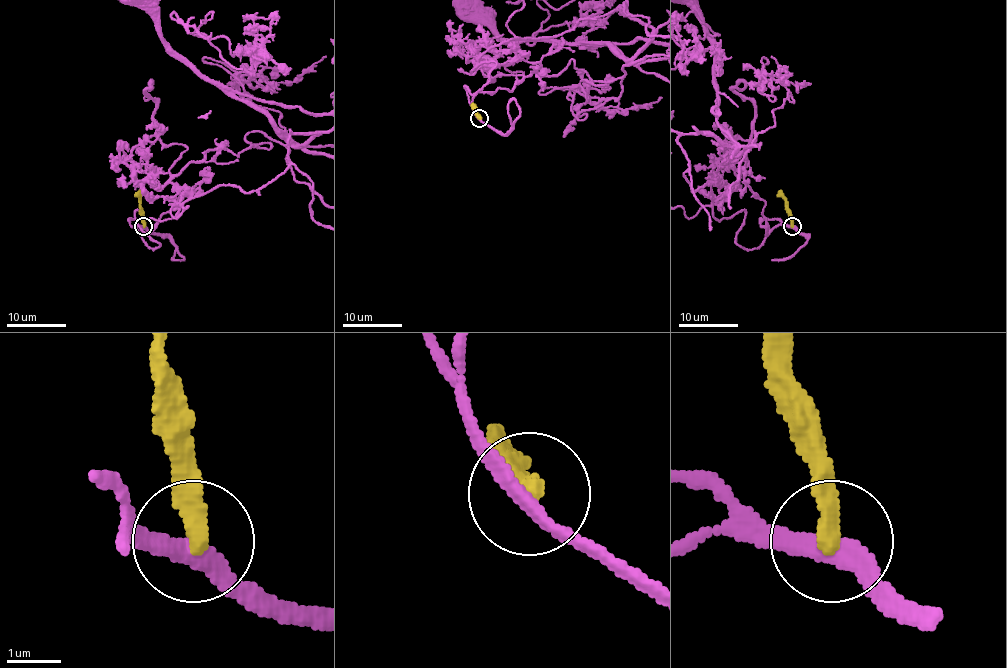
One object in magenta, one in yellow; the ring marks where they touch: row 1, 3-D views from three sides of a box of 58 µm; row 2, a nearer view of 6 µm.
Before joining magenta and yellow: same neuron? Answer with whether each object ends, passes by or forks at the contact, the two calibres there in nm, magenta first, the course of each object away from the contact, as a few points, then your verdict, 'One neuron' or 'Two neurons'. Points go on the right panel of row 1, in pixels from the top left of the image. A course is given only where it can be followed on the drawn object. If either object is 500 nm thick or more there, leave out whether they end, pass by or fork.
At the ring magenta passes by. At the ring yellow ends. Thickness 280 nm (magenta) against 380 nm. Course of magenta: (792, 226), (744, 249), (745, 211), (716, 219), (683, 177), (680, 136), (733, 140), (714, 46). Course of yellow: (792, 226), (791, 211), (778, 190). Two neurons

